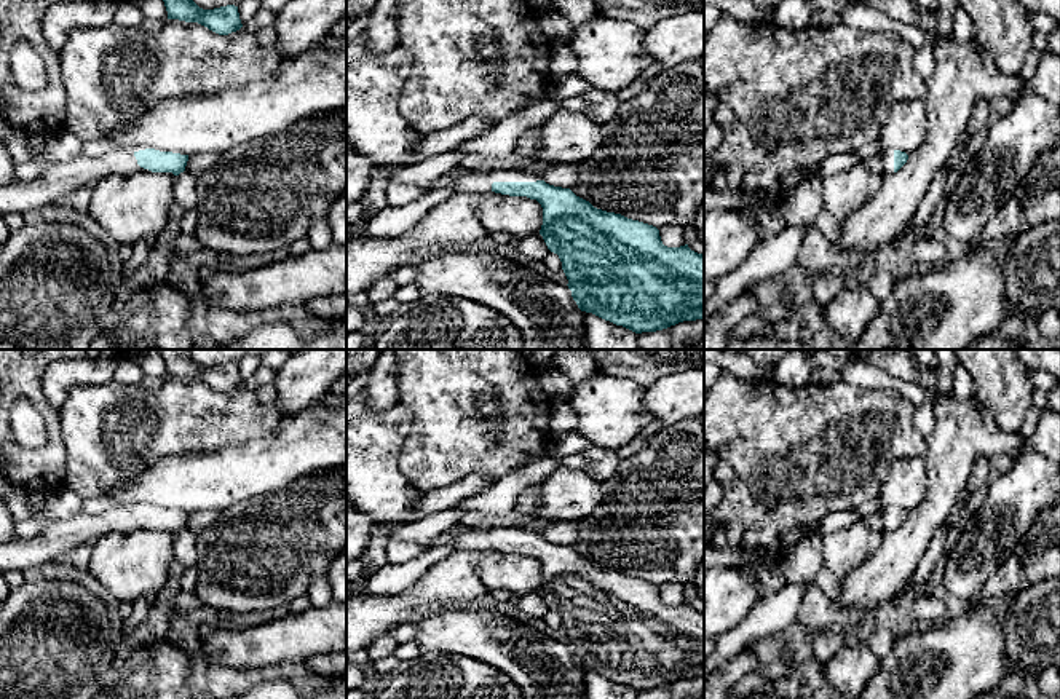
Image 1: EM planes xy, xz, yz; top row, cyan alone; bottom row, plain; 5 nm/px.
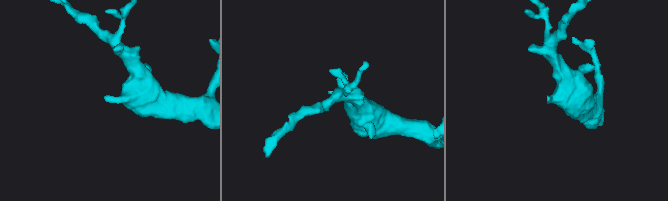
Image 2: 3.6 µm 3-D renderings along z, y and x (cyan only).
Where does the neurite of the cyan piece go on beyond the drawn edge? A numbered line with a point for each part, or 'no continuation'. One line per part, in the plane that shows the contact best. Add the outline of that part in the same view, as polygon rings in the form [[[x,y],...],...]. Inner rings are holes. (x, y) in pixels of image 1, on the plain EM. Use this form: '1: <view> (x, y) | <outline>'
1: xz (462, 537) | [[[453,525],[447,531],[436,536],[429,546],[390,539],[386,543],[386,562],[391,565],[401,565],[417,559],[426,549],[445,543],[452,543],[455,549],[485,551],[492,549],[493,539],[536,539],[536,538],[541,536],[519,527],[477,528],[468,525]]]

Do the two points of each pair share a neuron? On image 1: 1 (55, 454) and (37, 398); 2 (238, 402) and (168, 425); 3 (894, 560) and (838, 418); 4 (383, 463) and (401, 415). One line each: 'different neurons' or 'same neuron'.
1: same neuron
2: same neuron
3: different neurons
4: same neuron

